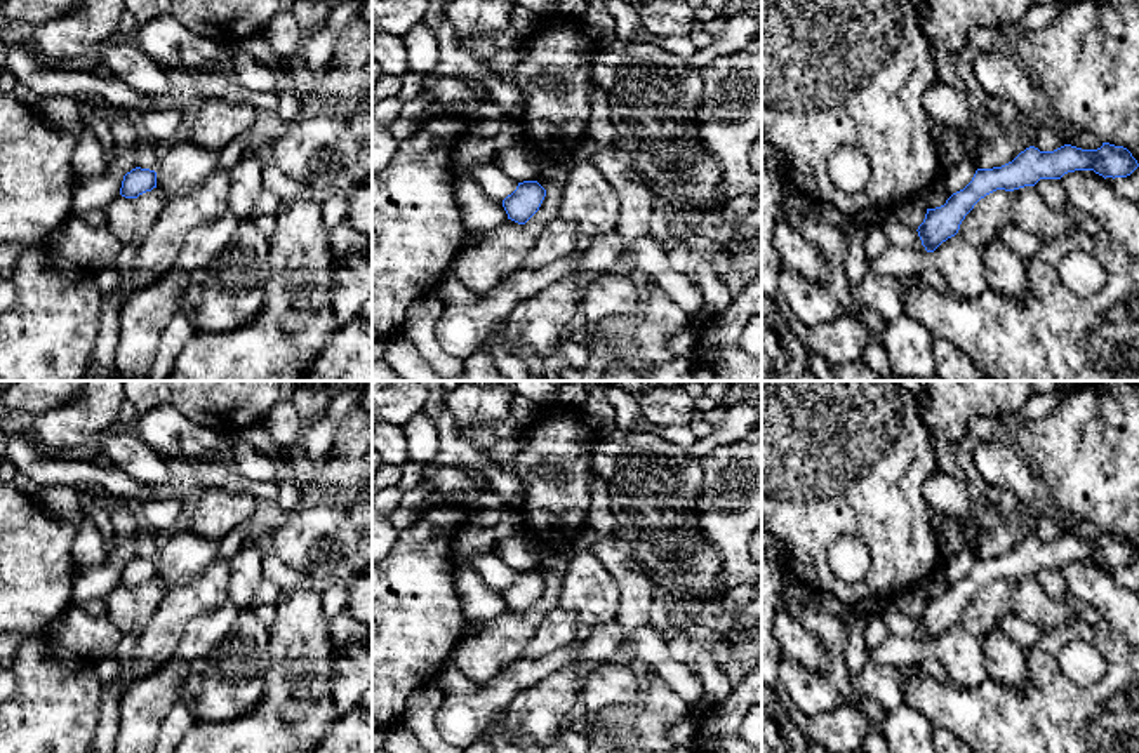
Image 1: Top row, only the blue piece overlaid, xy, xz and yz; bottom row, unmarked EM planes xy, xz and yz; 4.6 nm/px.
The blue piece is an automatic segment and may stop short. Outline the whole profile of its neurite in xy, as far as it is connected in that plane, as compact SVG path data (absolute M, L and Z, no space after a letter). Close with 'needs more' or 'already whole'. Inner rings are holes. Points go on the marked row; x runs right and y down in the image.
M136 167L123 176L120 195L125 198L137 198L153 188L157 188L157 172Z; already whole

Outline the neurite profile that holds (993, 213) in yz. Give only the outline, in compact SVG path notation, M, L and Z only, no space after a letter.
M996 190L981 198L965 216L956 235L963 237L977 250L986 247L1000 230L1012 223L1016 190Z

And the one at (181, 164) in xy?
M184 134L163 144L155 172L157 186L165 193L165 200L217 170L219 155L221 151L193 144Z

